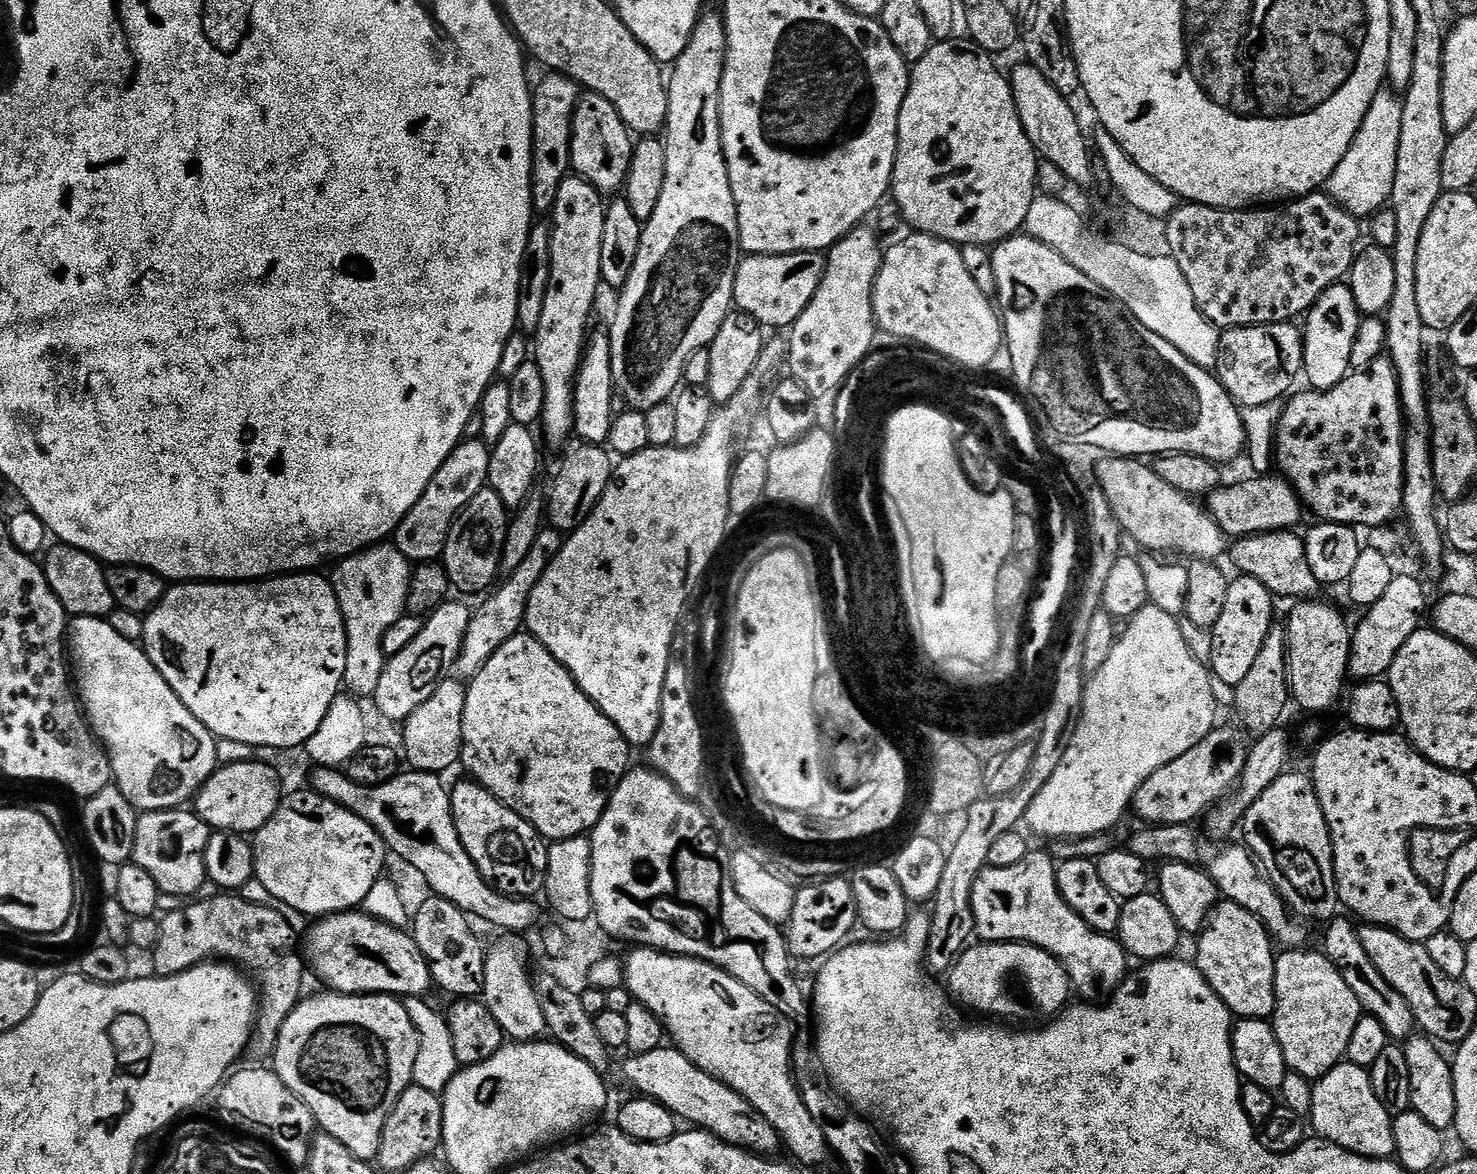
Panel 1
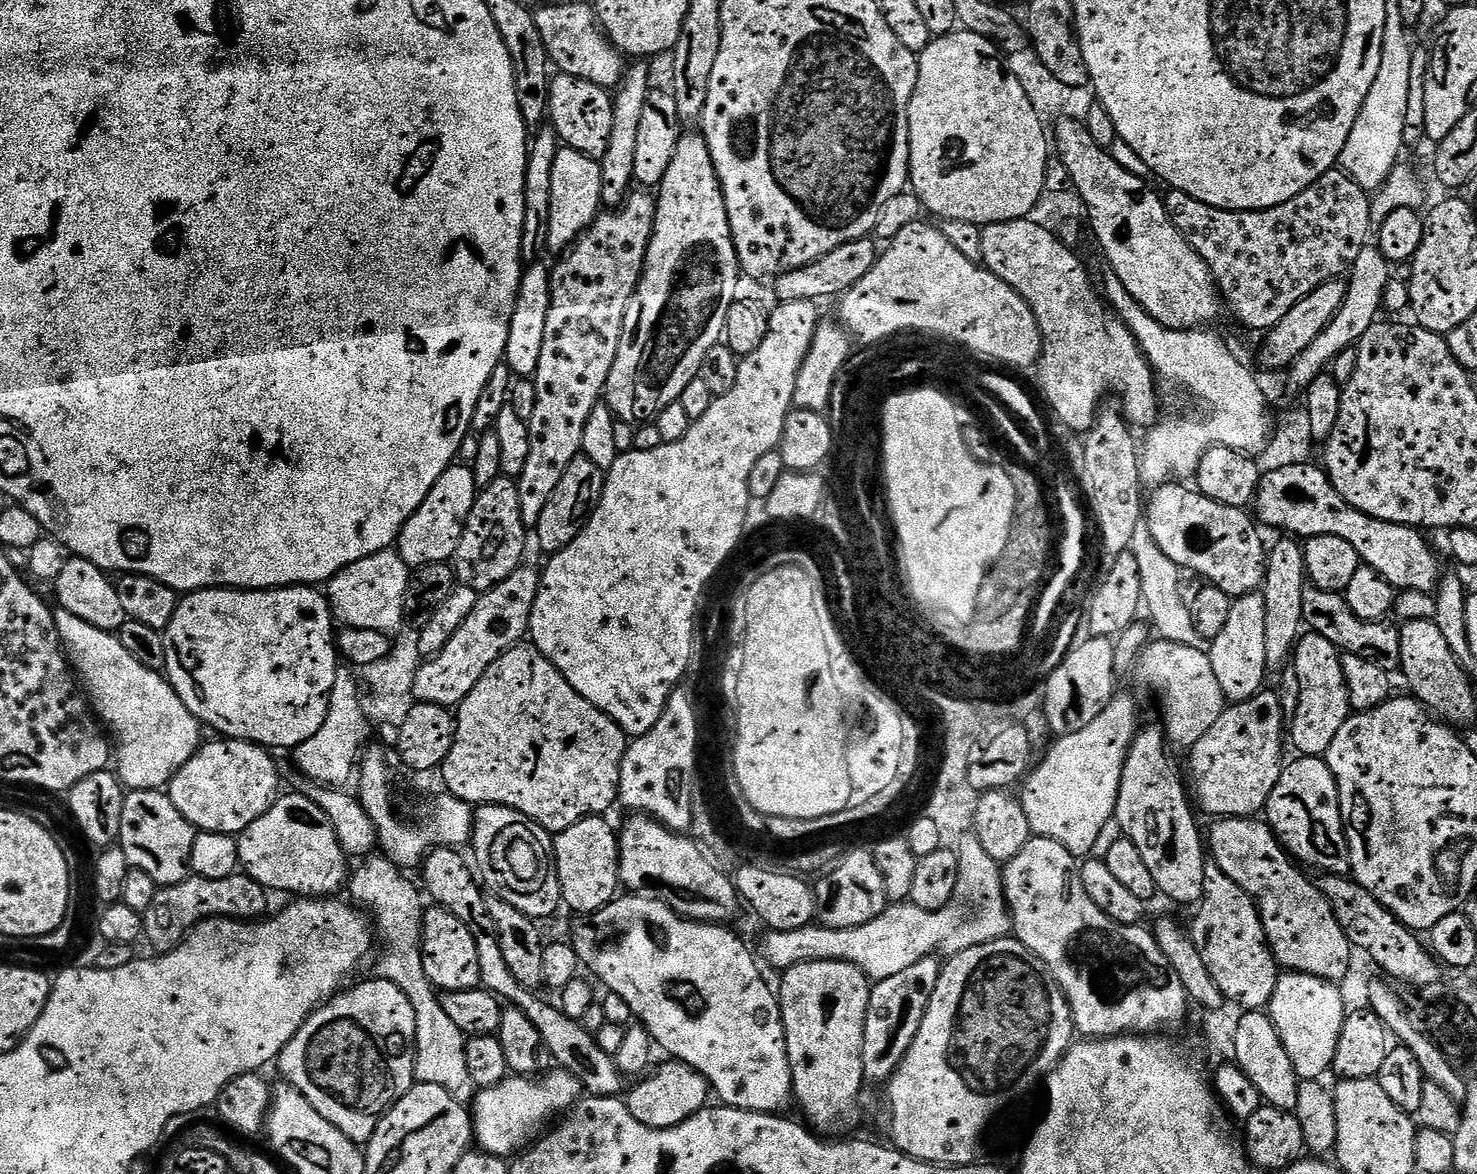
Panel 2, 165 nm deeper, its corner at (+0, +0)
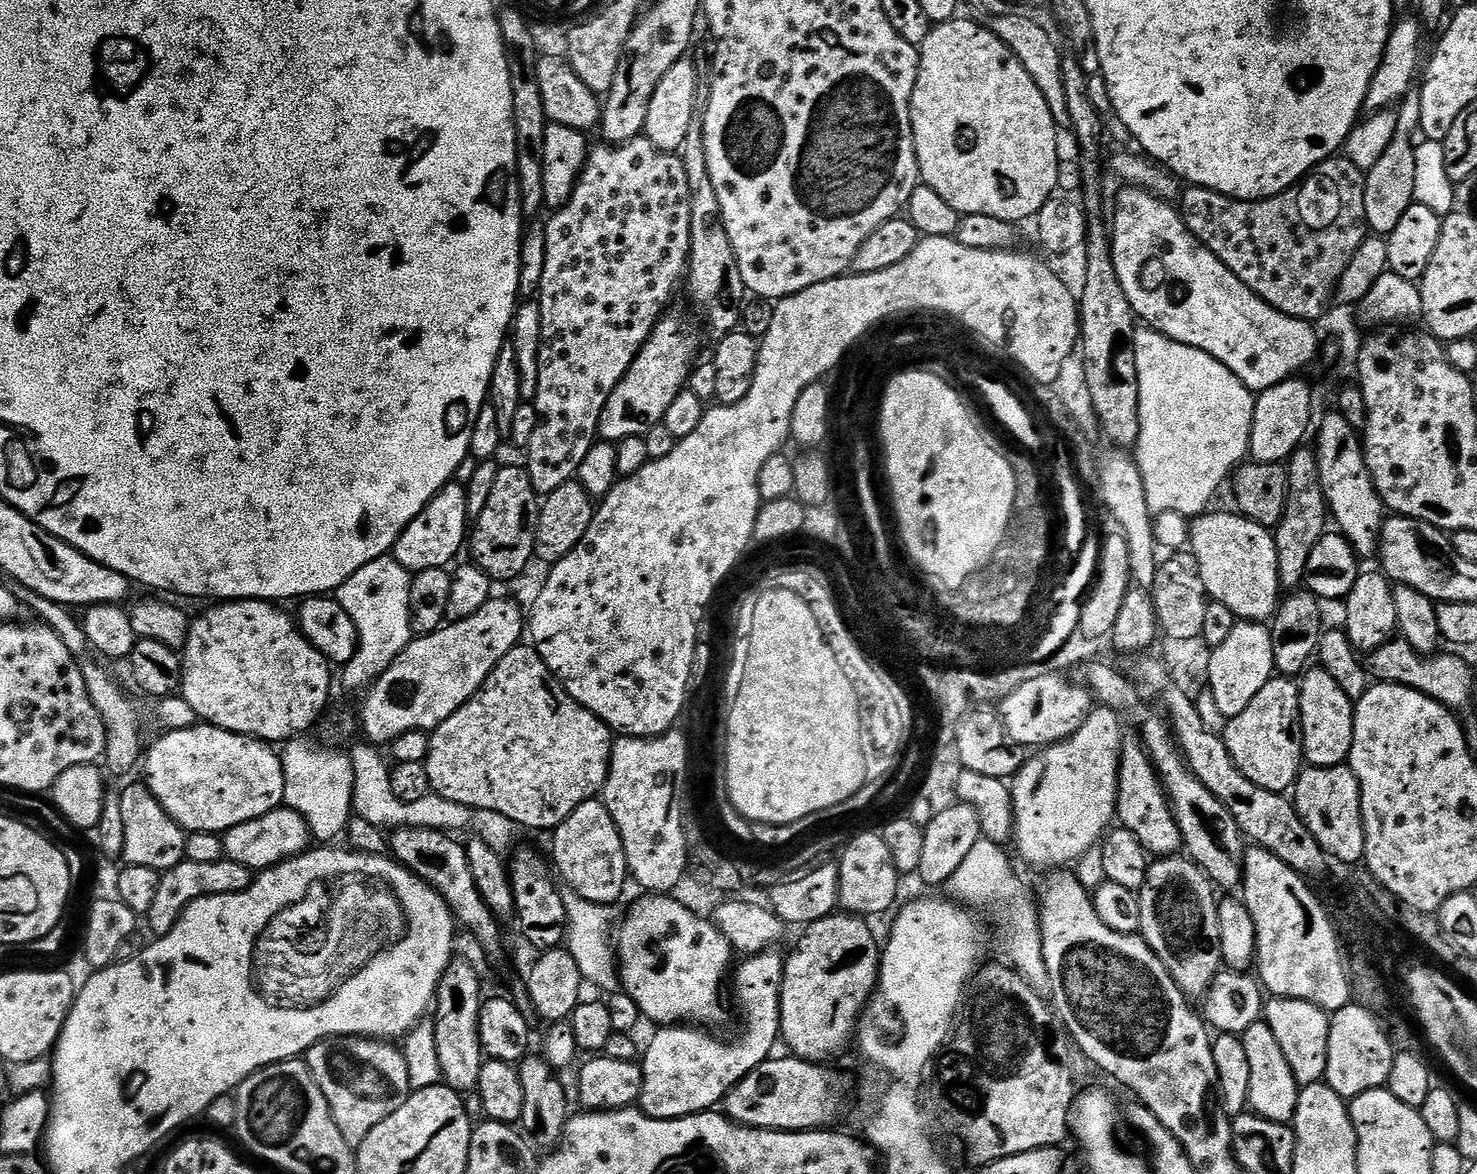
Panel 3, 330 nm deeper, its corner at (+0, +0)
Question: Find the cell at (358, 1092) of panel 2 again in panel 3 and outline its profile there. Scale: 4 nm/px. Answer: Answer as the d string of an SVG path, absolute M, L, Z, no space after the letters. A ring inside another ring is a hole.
M330 1036L310 1046L306 1063L314 1082L326 1094L328 1109L332 1112L342 1138L359 1146L398 1106L406 1103L410 1095L406 1058L395 1043L386 1040L369 1040L366 1036Z

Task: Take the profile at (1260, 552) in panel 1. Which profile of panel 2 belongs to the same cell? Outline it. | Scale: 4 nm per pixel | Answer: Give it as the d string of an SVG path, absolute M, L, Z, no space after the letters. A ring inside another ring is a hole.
M1315 586L1305 587L1302 594L1302 614L1305 625L1311 631L1322 634L1322 638L1326 638L1326 642L1333 644L1341 653L1358 654L1358 658L1366 658L1366 662L1382 666L1382 670L1389 674L1399 669L1400 628L1384 620L1358 619L1341 593L1327 592Z

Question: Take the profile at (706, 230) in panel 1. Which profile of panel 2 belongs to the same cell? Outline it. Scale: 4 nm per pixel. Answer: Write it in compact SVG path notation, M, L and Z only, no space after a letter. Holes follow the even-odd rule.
M702 134L681 135L670 170L666 170L666 178L662 178L658 189L656 221L644 273L634 298L630 298L630 306L626 306L626 322L622 326L622 342L618 342L618 358L604 388L604 400L617 421L633 426L646 424L655 421L666 406L679 401L682 390L686 390L686 386L690 386L690 382L699 376L702 358L706 358L710 346L721 343L730 306L738 299L740 280L742 273L730 230L726 198L706 138Z

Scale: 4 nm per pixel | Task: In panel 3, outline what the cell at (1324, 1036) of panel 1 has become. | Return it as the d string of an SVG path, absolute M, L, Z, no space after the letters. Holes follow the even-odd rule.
M1272 996L1265 1003L1262 1020L1270 1026L1297 1084L1303 1086L1321 1083L1326 1074L1326 1054L1330 1054L1332 1021L1329 1013L1323 1012L1321 1008L1305 1000Z

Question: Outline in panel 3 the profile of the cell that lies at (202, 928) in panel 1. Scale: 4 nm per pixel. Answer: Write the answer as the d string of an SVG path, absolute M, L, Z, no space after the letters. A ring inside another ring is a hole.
M227 858L218 862L190 862L184 859L178 866L160 873L158 891L146 917L149 928L147 931L149 933L152 931L153 937L170 934L178 918L182 918L184 911L198 898L206 898L214 894L238 894L249 888L253 879L253 869Z

